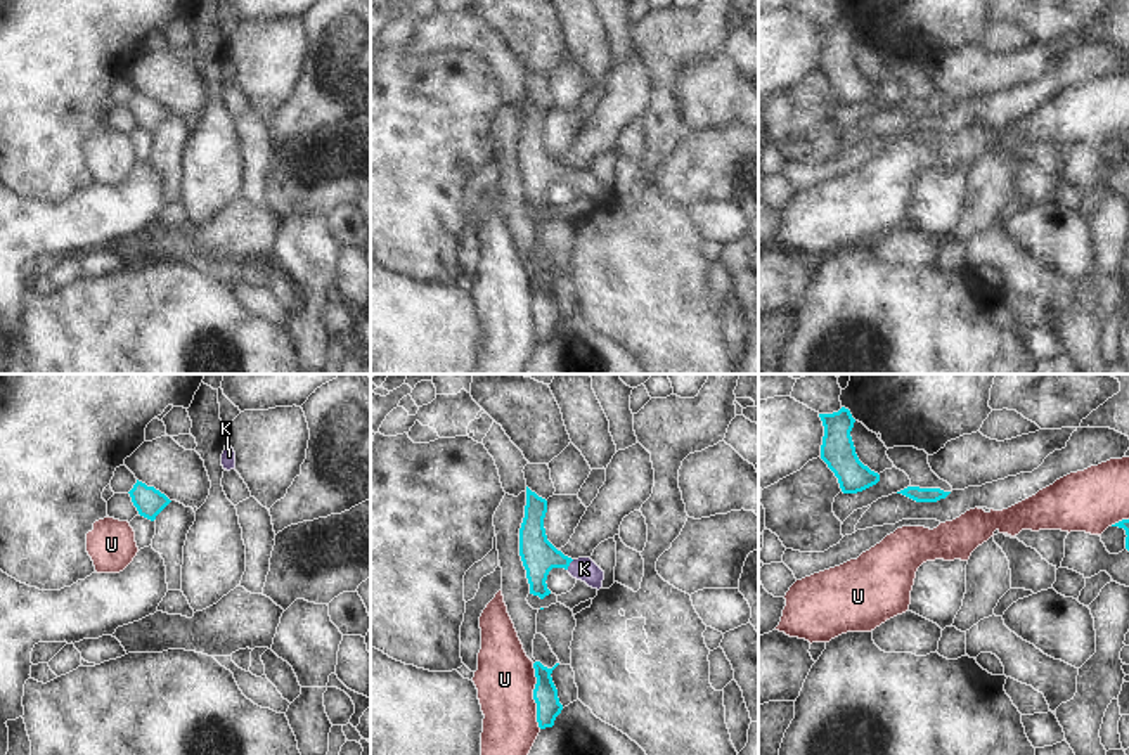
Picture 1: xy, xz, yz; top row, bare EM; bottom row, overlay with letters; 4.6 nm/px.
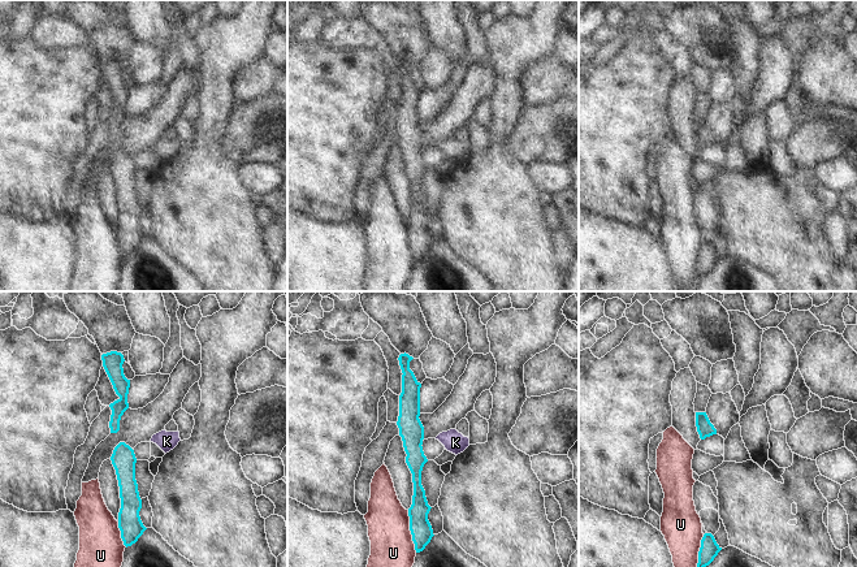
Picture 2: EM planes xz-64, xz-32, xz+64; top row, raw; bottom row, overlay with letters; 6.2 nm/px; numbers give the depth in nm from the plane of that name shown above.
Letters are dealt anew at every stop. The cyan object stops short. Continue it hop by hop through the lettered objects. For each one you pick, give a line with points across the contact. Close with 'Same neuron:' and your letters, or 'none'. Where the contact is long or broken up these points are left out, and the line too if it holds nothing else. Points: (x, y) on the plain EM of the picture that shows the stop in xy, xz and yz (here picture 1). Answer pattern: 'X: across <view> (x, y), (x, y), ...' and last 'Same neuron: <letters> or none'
K: across xz (539, 168), (556, 170), (568, 177), (584, 180)
Same neuron: K

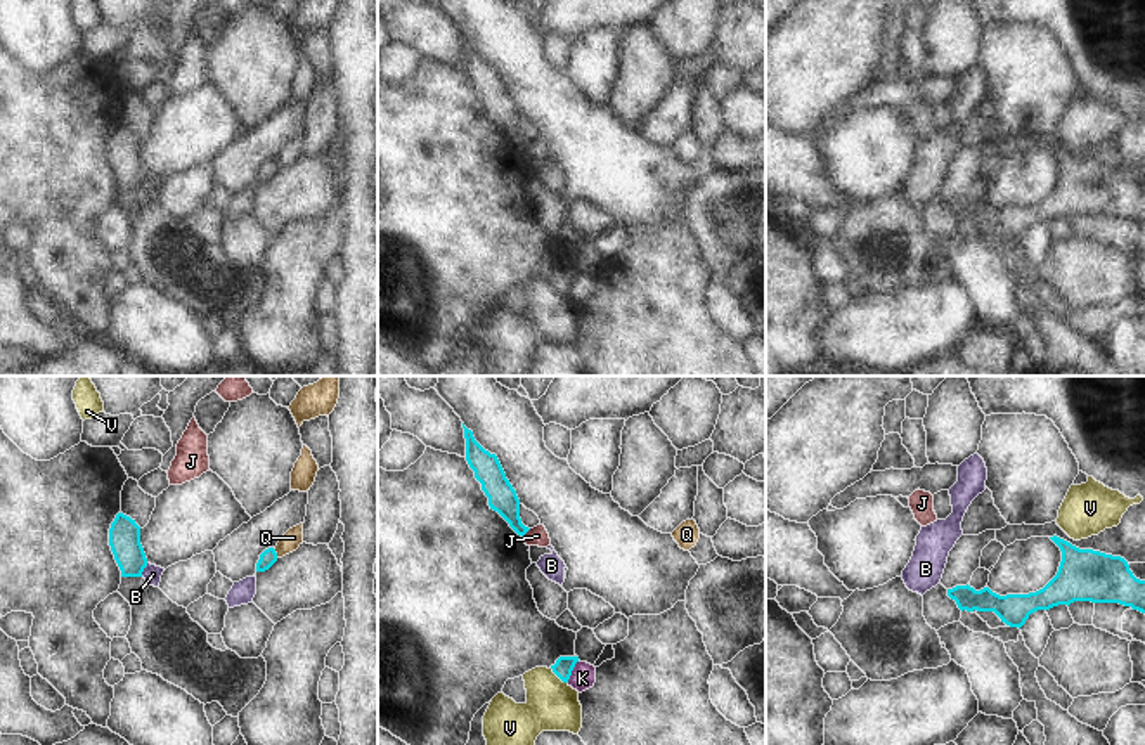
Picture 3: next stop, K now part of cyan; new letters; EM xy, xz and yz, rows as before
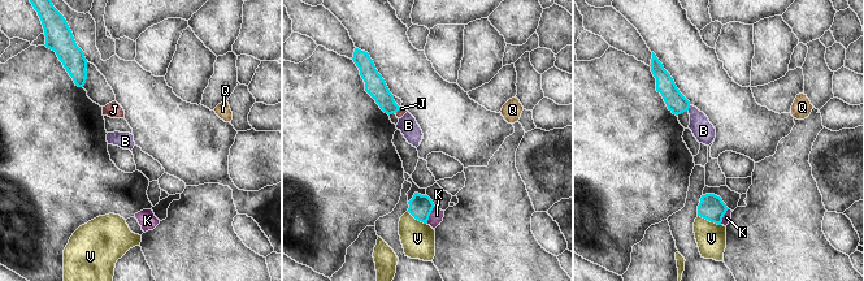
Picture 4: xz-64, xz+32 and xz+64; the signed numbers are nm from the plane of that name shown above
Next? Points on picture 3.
Same neuron: none

